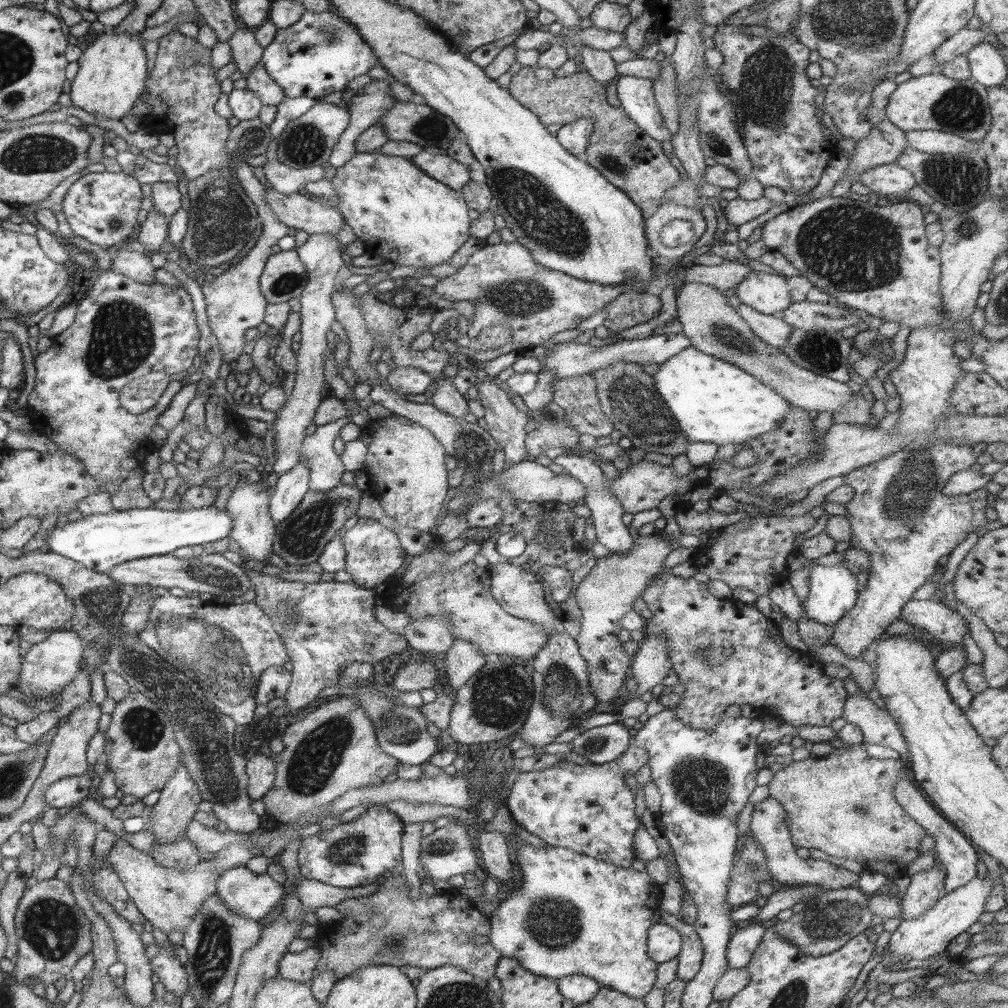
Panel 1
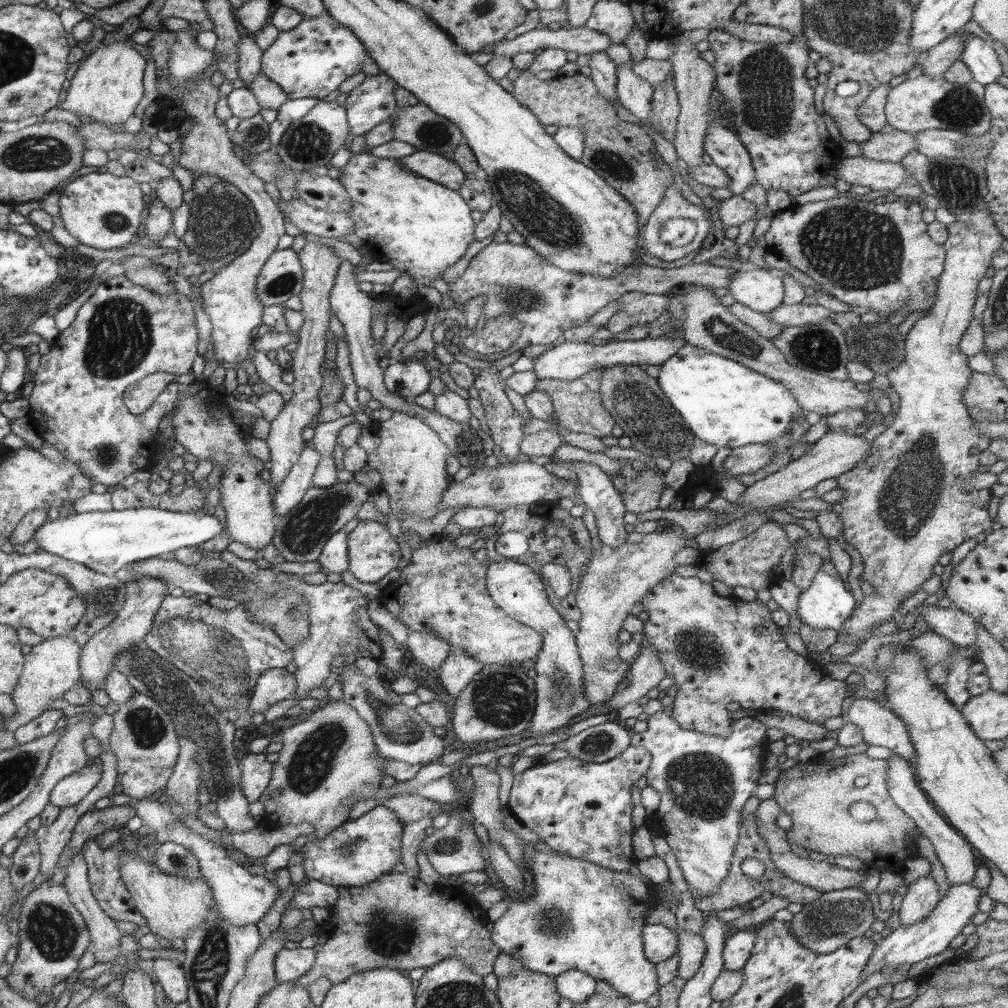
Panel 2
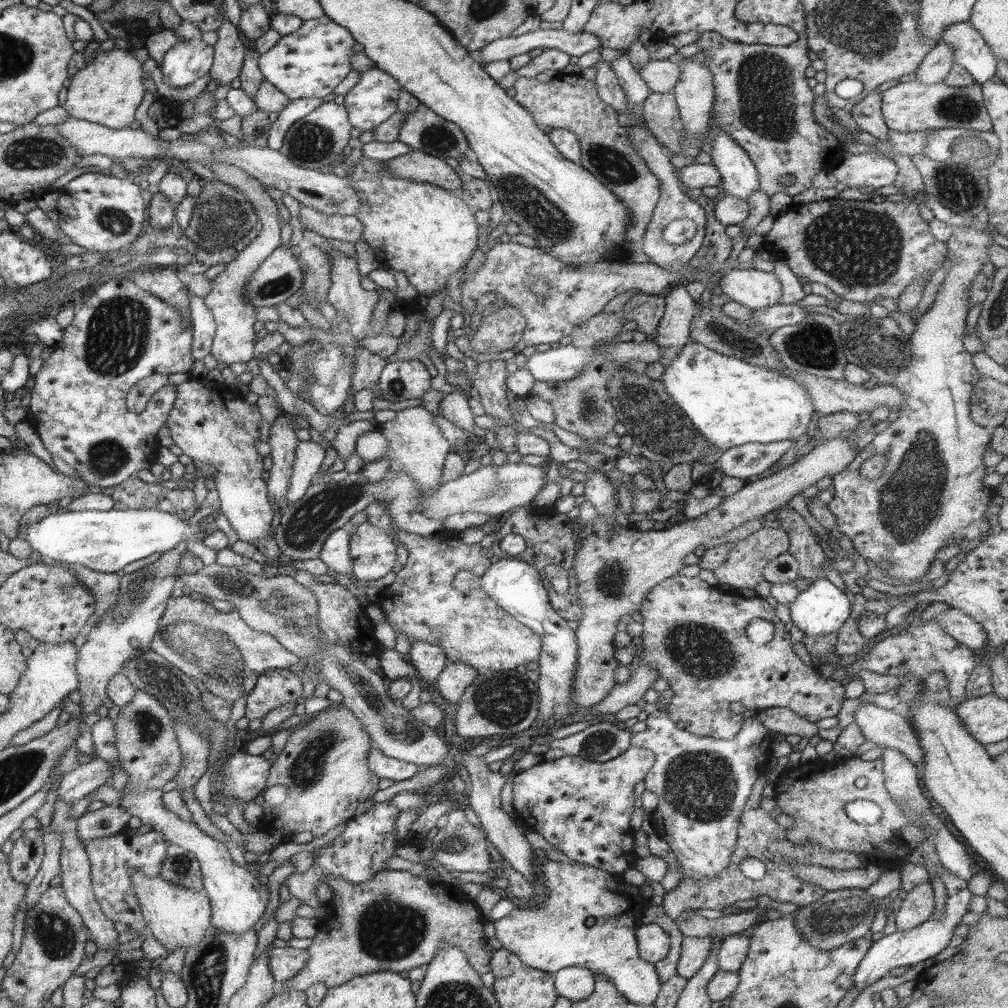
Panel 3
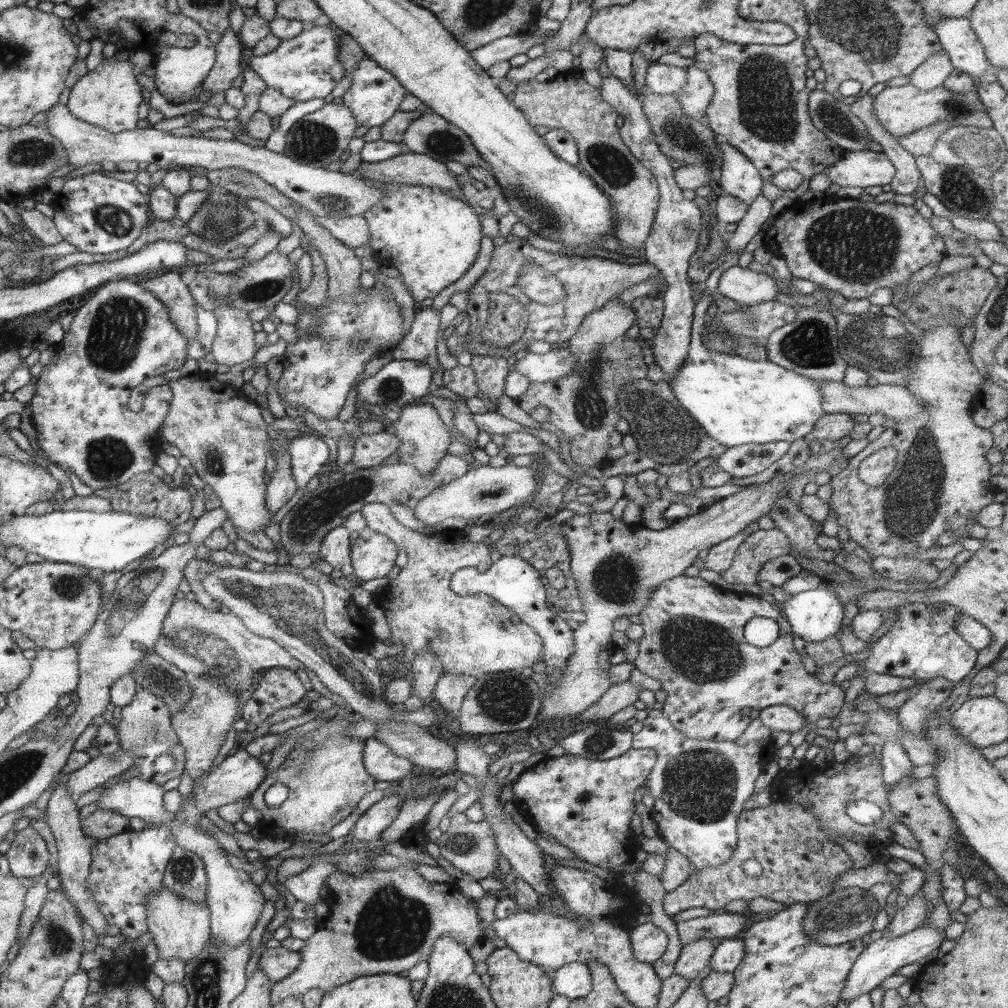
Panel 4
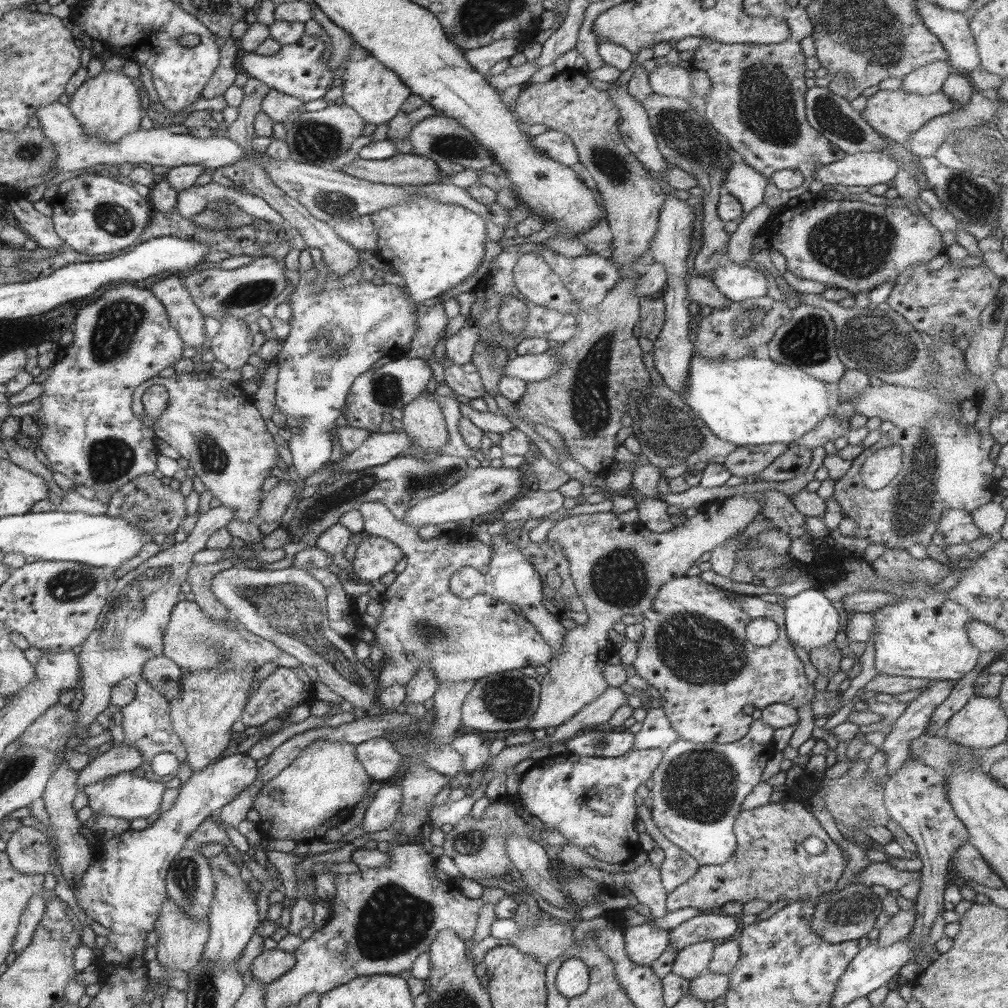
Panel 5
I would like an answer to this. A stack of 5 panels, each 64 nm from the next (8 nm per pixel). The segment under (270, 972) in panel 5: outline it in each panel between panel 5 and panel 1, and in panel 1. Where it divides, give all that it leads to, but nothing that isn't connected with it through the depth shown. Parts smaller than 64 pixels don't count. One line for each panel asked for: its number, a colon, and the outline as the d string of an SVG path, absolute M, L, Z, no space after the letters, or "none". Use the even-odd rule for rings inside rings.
1: M307 948L305 952L297 952L297 954L287 952L279 962L279 976L291 982L309 984L317 974L317 964L321 956L323 954L317 948Z
2: M283 948L277 954L275 960L275 974L281 982L299 982L303 978L303 974L307 974L313 964L317 960L317 952L313 948L295 948L295 950L287 950Z
3: M273 948L271 950L271 974L275 976L275 984L283 986L285 982L291 982L291 978L297 978L297 974L307 966L311 960L309 950L297 950L297 948Z
4: M265 948L259 966L267 974L267 980L273 984L283 982L283 978L291 978L291 974L301 966L303 954L301 952L291 952L287 948Z

